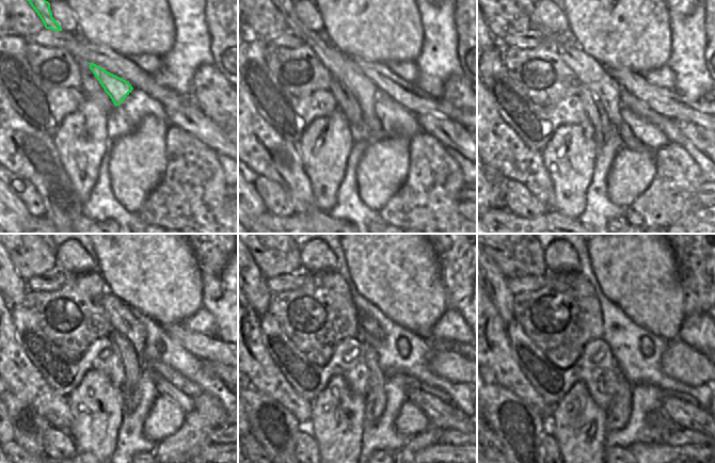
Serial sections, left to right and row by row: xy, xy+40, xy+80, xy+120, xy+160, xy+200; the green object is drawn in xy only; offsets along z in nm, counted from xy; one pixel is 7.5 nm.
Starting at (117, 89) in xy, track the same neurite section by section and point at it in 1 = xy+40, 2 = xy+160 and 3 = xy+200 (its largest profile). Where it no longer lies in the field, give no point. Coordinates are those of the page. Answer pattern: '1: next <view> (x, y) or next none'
1: next xy+40 (345, 68)
2: next xy+160 (445, 415)
3: next xy+200 (687, 416)

